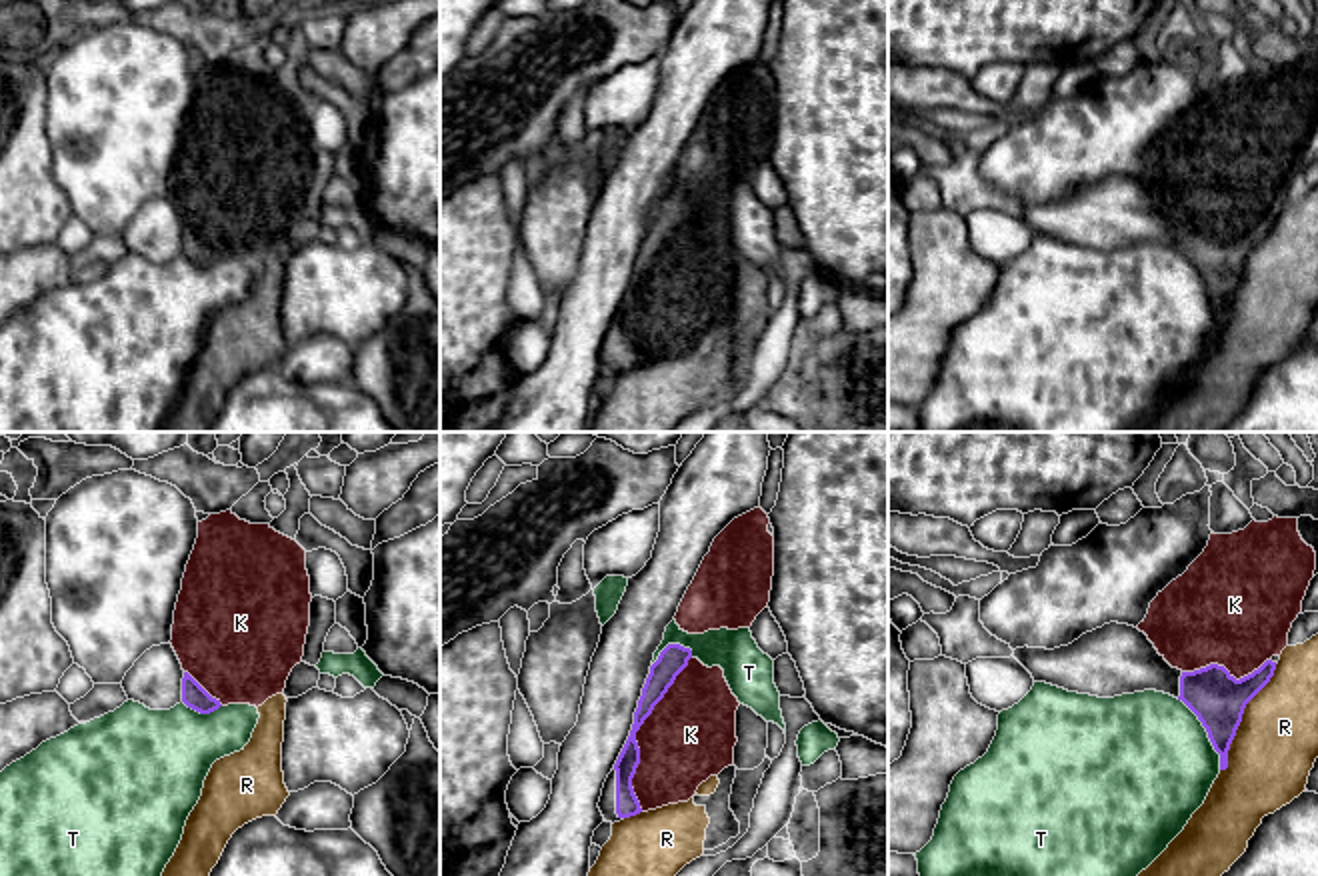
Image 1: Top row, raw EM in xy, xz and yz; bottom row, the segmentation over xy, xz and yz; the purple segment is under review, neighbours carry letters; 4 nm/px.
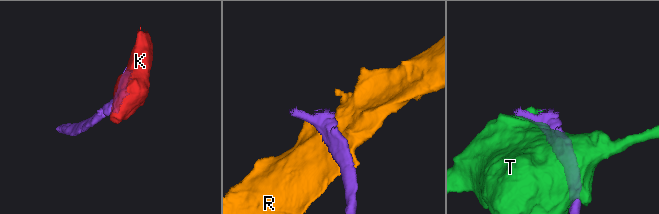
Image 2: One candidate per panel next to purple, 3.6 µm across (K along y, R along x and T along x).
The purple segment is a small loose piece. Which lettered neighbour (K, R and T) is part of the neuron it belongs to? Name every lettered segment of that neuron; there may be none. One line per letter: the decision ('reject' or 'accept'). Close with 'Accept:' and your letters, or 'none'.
K: accept
R: reject
T: reject
Accept: K

